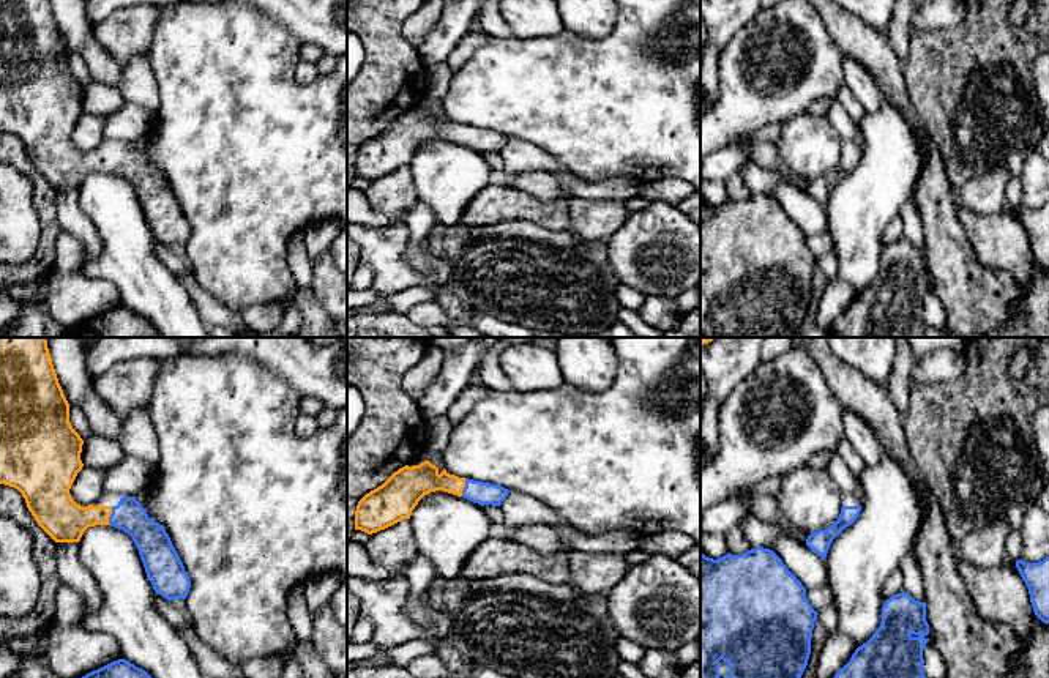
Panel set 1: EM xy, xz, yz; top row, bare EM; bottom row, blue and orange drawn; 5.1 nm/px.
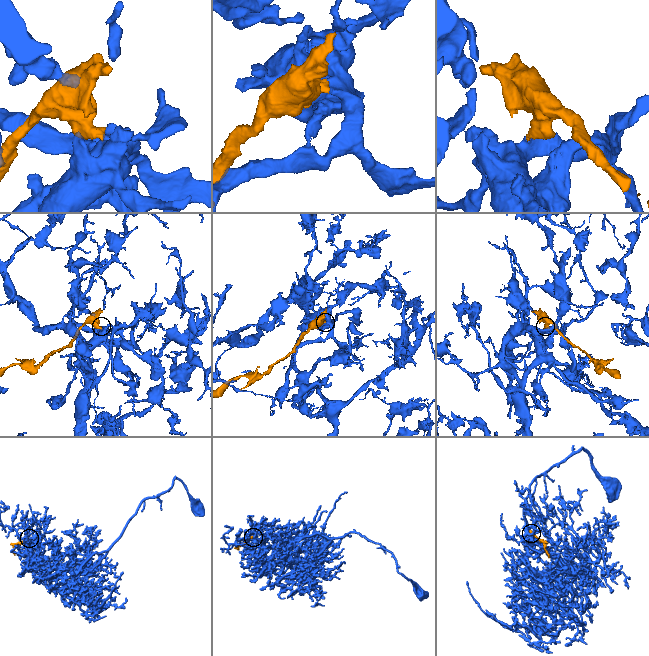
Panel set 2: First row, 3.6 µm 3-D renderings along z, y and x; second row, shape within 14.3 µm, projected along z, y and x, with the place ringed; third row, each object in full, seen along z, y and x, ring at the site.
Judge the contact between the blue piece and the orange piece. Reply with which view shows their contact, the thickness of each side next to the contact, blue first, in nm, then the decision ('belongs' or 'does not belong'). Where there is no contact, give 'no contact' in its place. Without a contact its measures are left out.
xy | 170/220 nm | belongs

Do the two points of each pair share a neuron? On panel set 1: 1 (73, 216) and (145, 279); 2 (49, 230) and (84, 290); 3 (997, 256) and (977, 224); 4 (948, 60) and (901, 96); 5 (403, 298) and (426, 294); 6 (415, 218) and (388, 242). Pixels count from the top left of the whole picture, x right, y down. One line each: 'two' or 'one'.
1: two
2: two
3: one
4: two
5: one
6: two

